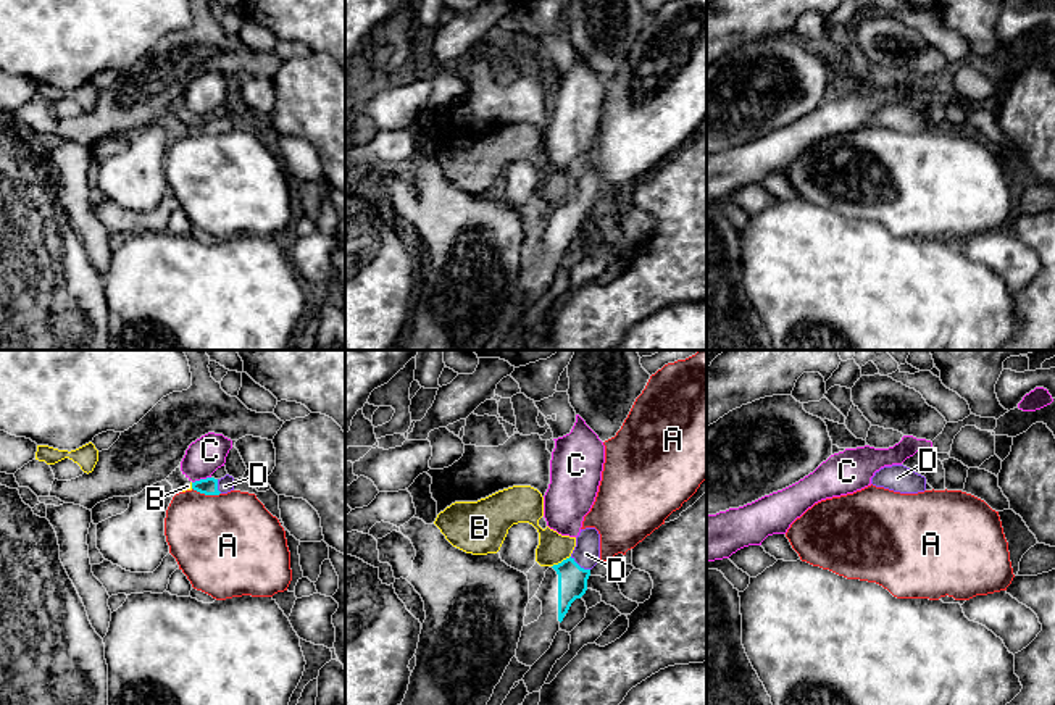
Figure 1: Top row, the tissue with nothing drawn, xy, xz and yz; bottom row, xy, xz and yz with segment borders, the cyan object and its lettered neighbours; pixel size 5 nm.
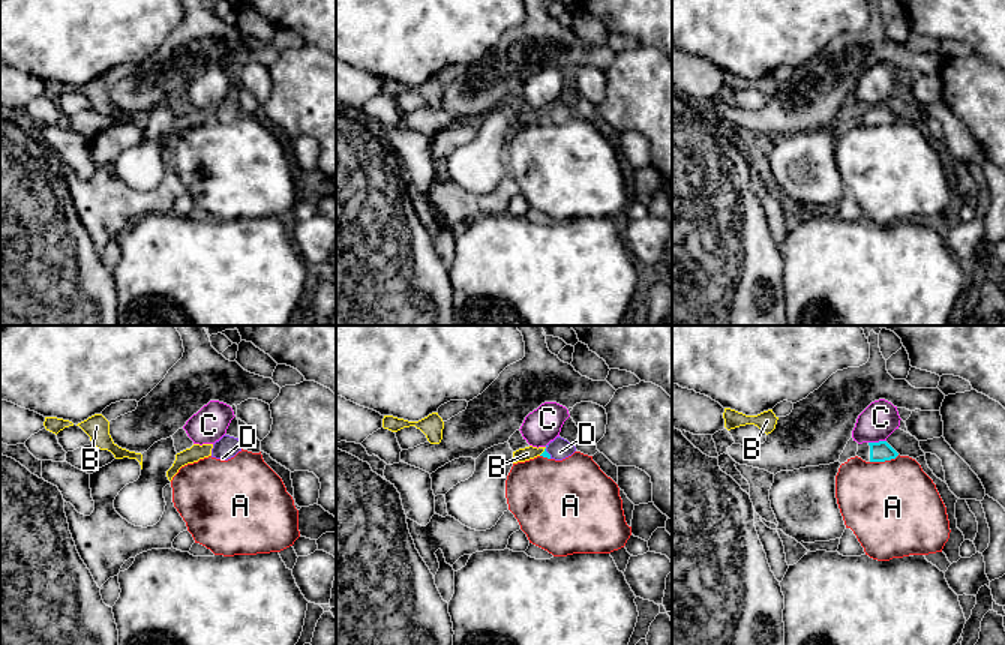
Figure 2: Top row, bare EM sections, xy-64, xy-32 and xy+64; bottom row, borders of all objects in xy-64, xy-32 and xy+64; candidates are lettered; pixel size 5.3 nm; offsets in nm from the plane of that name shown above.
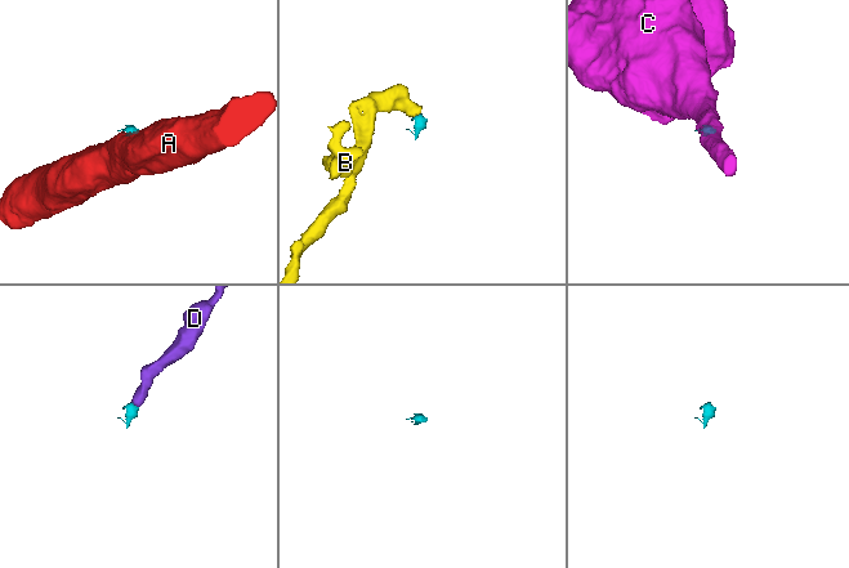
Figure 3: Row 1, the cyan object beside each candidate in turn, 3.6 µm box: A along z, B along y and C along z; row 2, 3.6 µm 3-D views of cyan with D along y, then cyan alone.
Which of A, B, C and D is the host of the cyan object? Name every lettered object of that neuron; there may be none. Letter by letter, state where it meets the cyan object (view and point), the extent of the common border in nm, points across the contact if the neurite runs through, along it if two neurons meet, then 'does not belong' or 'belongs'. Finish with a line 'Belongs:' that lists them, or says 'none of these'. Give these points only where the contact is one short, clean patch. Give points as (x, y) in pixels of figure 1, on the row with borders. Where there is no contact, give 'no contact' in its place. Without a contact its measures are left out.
A: contact xy (207, 494); length 150 nm; border xy (192, 488), (205, 494), (220, 494); does not belong
B: contact xz (562, 562); length 110 nm; border xz (570, 555), (552, 567); does not belong
C: contact xy (200, 479); length 100 nm; border xy (210, 476), (192, 483); does not belong
D: contact xz (578, 565); length 120 nm; way xz (571, 578), (578, 565), (586, 554); belongs
Belongs: D

